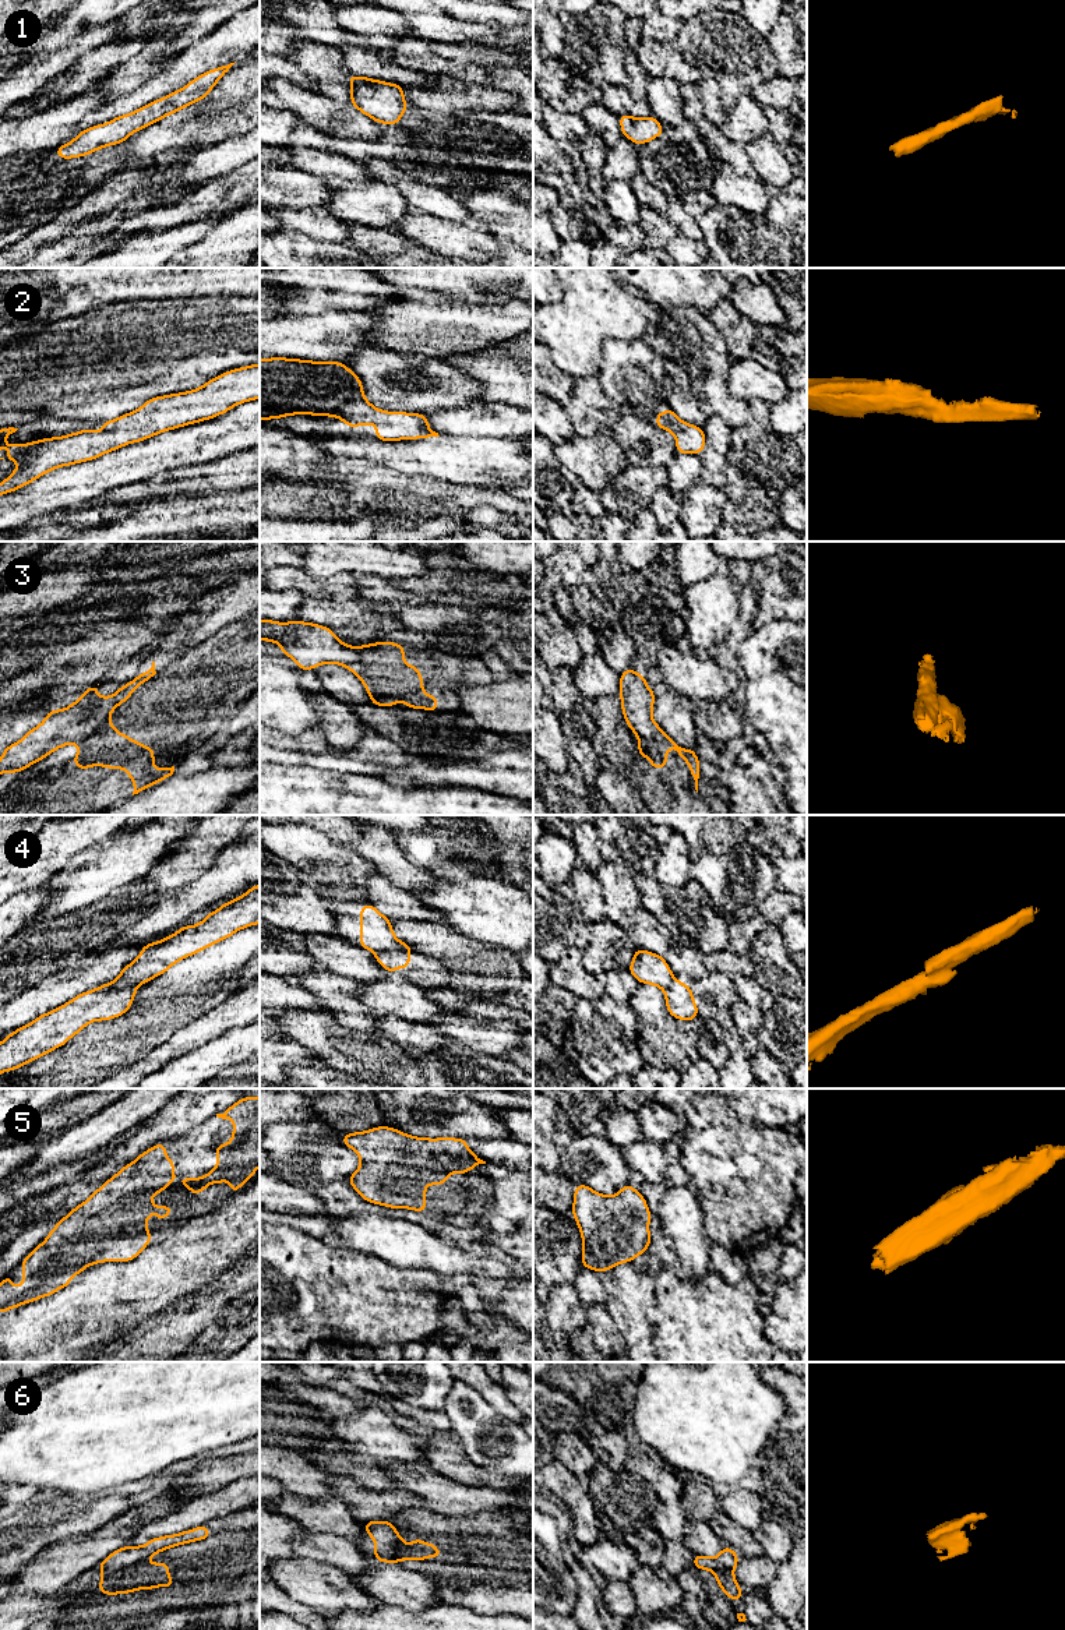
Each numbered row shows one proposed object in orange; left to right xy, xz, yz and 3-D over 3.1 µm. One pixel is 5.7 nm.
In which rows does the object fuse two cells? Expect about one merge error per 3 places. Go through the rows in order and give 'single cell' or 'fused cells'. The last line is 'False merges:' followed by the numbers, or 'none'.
1: single cell
2: single cell
3: fused cells
4: fused cells
5: single cell
6: fused cells
False merges: 3, 4, 6

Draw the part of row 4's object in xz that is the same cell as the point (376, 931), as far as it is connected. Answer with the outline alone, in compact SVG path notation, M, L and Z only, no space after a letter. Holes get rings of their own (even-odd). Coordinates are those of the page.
M360 906L360 948L382 952L412 952L410 946L395 938L389 918L374 906Z

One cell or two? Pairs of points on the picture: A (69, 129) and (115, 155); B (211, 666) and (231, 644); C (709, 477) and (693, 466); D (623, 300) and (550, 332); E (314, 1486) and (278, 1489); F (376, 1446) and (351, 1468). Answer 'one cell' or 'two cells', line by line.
A: two cells
B: one cell
C: two cells
D: one cell
E: two cells
F: two cells

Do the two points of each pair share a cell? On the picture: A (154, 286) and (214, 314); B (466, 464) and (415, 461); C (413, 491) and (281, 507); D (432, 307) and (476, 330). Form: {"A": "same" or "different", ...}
{"A": "different", "B": "same", "C": "same", "D": "same"}

